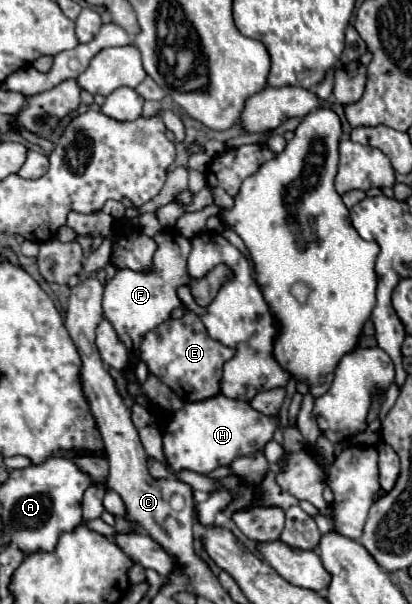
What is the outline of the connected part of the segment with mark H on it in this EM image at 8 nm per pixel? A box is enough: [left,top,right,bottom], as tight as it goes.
[163,395,279,473]

